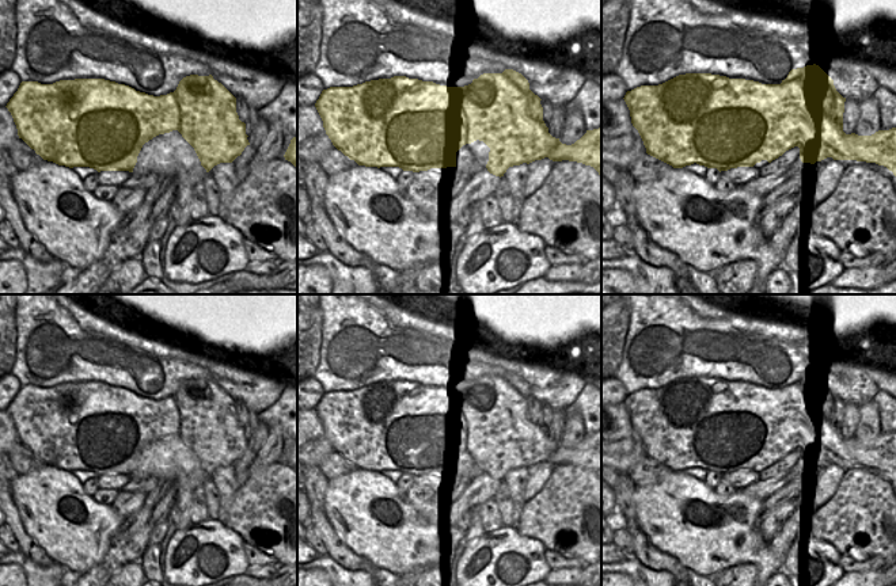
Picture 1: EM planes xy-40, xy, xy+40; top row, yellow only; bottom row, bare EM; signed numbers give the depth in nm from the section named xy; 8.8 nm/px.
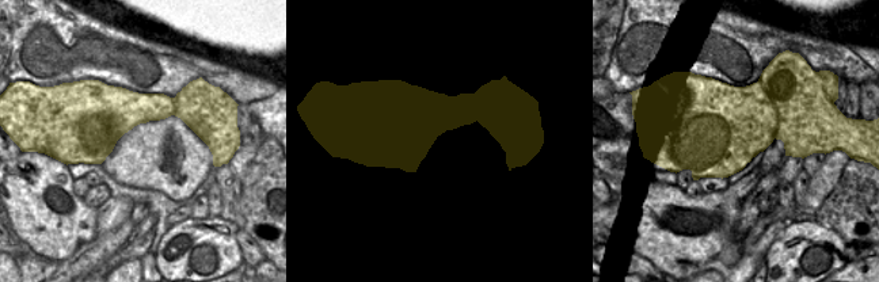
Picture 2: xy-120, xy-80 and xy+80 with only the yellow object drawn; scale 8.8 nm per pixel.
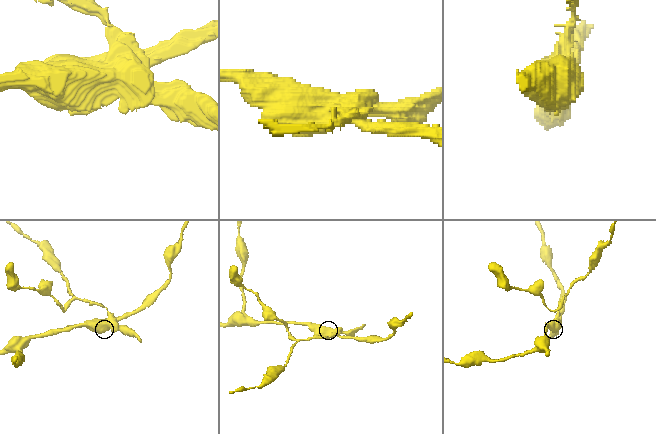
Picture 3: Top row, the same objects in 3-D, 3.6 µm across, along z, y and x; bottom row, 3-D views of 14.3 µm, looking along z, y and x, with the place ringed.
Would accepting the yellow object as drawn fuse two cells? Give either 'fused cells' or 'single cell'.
fused cells

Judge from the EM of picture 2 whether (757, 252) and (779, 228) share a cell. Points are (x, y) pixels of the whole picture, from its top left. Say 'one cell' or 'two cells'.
one cell

